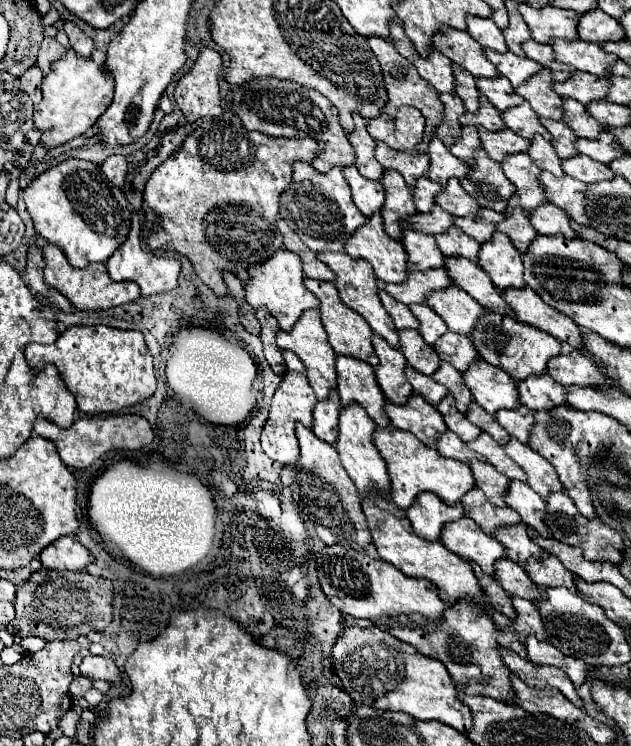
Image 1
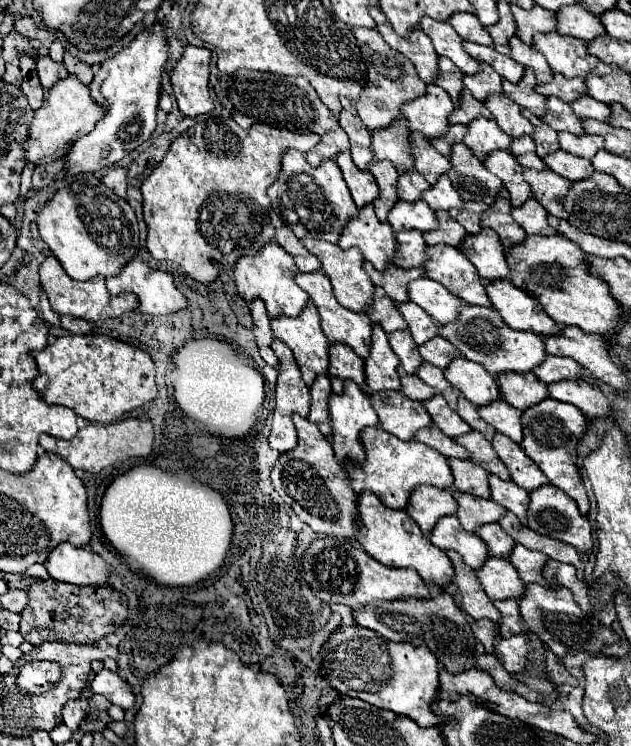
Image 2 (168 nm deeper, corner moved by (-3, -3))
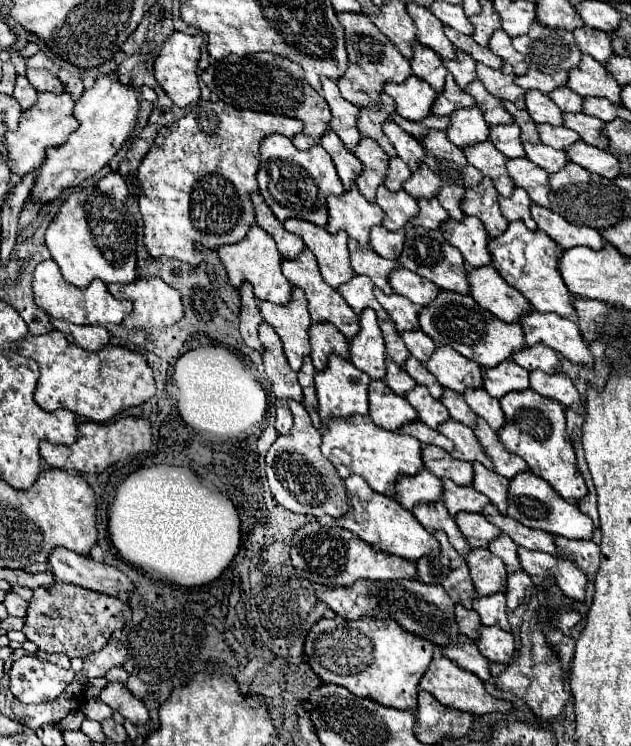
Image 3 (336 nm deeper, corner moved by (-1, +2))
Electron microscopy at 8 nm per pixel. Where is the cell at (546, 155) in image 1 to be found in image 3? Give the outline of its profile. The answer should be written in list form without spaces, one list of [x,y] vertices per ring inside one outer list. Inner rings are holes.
[[[497,124],[497,126],[489,126],[489,142],[493,142],[493,146],[499,152],[503,152],[507,158],[525,156],[519,134],[521,132],[517,130],[517,124]]]

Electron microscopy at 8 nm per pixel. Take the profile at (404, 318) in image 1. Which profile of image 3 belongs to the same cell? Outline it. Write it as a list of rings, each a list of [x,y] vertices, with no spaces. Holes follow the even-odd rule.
[[[353,276],[349,282],[341,284],[339,294],[347,300],[347,304],[359,314],[363,308],[373,308],[379,318],[387,318],[385,310],[379,306],[379,302],[373,296],[373,282],[365,276]]]

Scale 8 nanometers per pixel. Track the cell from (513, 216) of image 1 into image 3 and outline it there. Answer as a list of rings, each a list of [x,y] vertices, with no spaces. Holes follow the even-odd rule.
[[[485,178],[479,182],[479,186],[467,188],[461,200],[461,210],[467,216],[477,216],[489,236],[499,236],[507,228],[507,220],[503,218],[499,206],[497,206],[497,190],[493,190],[491,178]]]

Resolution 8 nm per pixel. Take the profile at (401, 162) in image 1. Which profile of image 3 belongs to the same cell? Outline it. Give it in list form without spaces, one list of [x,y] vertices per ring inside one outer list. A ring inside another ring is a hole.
[[[381,94],[381,102],[377,106],[373,106],[373,108],[359,108],[359,116],[357,116],[357,128],[359,128],[361,136],[373,138],[387,152],[387,156],[395,156],[397,154],[393,150],[389,138],[381,130],[383,122],[389,120],[391,112],[395,112],[393,98],[389,98],[387,94]]]

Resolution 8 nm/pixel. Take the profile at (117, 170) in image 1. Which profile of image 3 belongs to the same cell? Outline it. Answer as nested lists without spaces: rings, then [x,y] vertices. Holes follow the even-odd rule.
[[[111,172],[111,174],[107,174],[105,178],[101,178],[99,184],[97,184],[97,188],[99,188],[103,194],[113,196],[115,200],[121,200],[121,202],[127,200],[127,184],[125,184],[125,180],[121,178],[119,172]]]

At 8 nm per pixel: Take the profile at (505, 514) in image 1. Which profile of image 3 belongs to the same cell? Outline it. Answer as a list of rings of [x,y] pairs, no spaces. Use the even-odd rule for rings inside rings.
[[[443,478],[443,496],[441,496],[447,512],[455,516],[457,512],[479,512],[481,506],[489,504],[485,494],[477,494],[471,486],[459,486],[447,478]]]

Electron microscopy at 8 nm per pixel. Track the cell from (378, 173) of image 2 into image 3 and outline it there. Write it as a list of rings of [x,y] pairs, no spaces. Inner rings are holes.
[[[361,138],[359,144],[355,146],[353,154],[361,160],[363,164],[363,170],[361,174],[357,176],[355,184],[357,188],[361,190],[361,194],[369,200],[369,202],[375,202],[375,192],[377,192],[377,186],[383,184],[385,180],[385,170],[387,170],[387,162],[389,162],[389,156],[383,152],[383,148],[371,140],[371,138]]]

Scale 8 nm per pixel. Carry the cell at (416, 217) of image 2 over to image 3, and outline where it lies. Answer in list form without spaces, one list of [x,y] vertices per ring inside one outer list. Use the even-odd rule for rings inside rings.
[[[385,186],[377,188],[377,204],[385,212],[385,220],[381,222],[387,230],[399,230],[405,226],[405,222],[413,216],[417,216],[417,200],[405,190],[389,192]]]

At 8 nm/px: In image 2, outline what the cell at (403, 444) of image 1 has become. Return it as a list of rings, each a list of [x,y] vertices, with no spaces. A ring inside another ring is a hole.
[[[367,427],[363,429],[363,447],[367,453],[367,459],[359,465],[347,463],[347,475],[351,481],[351,487],[355,493],[361,493],[363,489],[373,491],[387,507],[391,509],[405,509],[409,503],[411,491],[419,485],[433,485],[437,489],[449,489],[453,487],[453,473],[445,457],[441,457],[435,449],[427,447],[421,441],[401,441],[399,437],[383,431],[381,427]]]

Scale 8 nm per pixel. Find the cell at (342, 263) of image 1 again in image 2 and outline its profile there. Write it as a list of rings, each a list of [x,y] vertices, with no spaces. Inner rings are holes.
[[[303,239],[303,245],[309,253],[313,253],[321,265],[323,265],[323,271],[327,273],[327,277],[331,279],[331,285],[333,285],[333,293],[335,293],[335,299],[355,311],[355,313],[367,313],[367,309],[373,307],[373,293],[375,293],[375,285],[373,281],[369,279],[369,275],[365,273],[363,269],[363,255],[359,249],[351,247],[351,249],[341,249],[339,245],[331,245],[327,241],[319,241],[319,239]]]

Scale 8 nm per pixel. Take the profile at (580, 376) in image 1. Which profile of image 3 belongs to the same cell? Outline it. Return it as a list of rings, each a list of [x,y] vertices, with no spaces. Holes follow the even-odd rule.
[[[541,344],[535,346],[527,346],[525,350],[519,350],[511,356],[513,362],[517,362],[519,366],[523,366],[525,370],[543,370],[547,374],[555,374],[559,368],[559,356]]]

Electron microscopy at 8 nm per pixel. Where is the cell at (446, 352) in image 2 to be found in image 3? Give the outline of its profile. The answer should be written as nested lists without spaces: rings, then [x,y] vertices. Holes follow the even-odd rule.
[[[411,330],[411,332],[401,332],[401,338],[409,350],[409,354],[413,358],[417,358],[419,362],[425,362],[433,350],[435,350],[435,344],[429,336],[425,336],[421,330]]]

